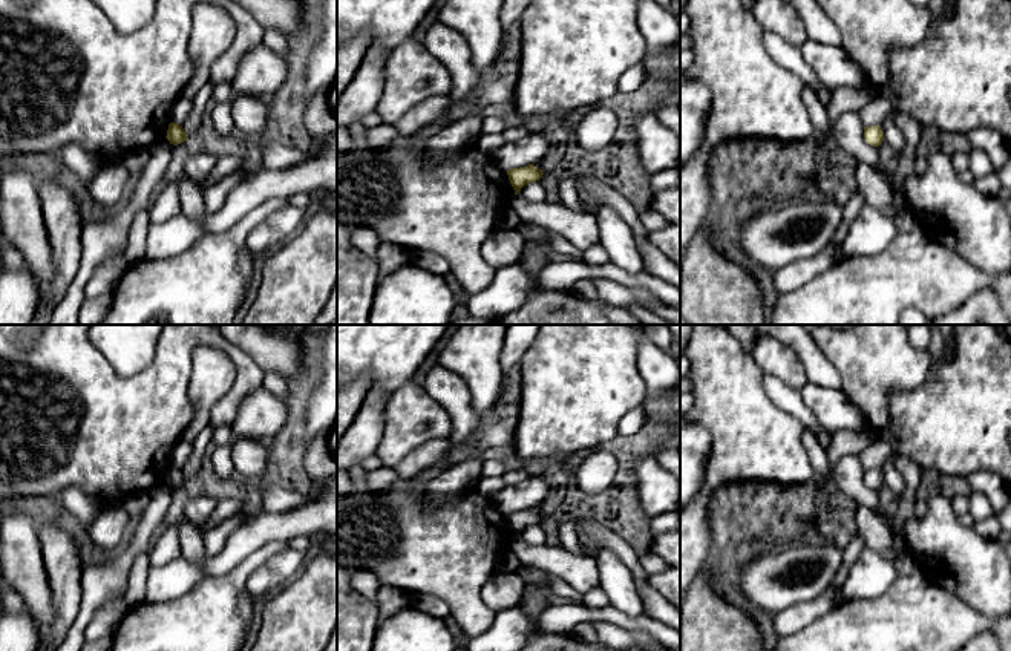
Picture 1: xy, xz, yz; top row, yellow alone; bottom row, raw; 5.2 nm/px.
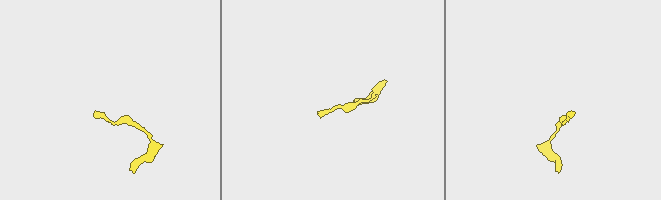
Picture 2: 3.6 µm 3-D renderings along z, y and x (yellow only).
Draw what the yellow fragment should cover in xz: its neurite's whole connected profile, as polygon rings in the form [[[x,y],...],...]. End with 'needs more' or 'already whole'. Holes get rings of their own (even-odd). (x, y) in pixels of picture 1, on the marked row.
[[[528,164],[527,167],[510,168],[507,170],[507,175],[515,190],[515,195],[518,195],[524,185],[527,185],[528,182],[539,181],[544,173],[541,168],[536,168],[533,164]]]; already whole

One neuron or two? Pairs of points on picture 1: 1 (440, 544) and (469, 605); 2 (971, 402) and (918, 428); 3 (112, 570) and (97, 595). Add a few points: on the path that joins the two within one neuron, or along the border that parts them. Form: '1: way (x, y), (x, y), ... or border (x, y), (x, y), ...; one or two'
1: way (452, 559), (461, 590); one
2: way (958, 415), (948, 425), (932, 425); one
3: way (109, 576), (98, 588); one

